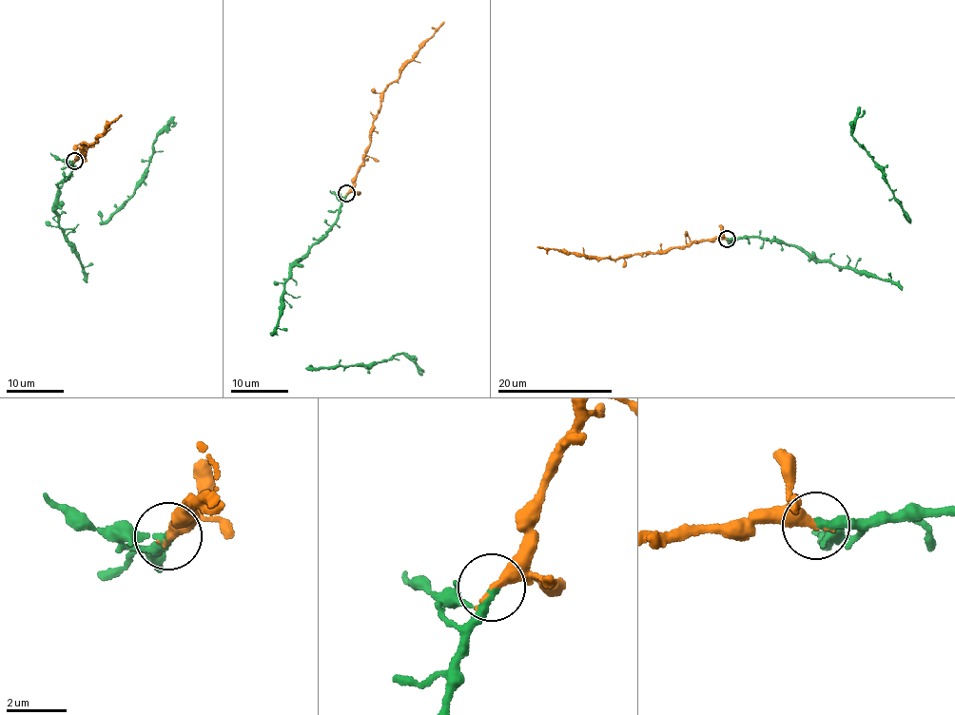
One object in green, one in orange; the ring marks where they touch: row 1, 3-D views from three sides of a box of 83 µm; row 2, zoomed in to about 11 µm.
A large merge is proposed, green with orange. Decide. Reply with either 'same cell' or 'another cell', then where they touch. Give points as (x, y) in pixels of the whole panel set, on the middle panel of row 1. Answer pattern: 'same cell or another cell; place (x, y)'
same cell; place (346, 193)

